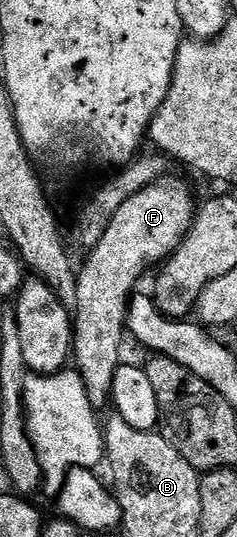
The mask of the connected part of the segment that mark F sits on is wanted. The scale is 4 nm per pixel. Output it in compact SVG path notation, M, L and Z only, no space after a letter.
M159 179L151 186L139 190L139 194L131 194L131 198L127 198L127 202L123 202L123 206L115 210L103 238L99 238L94 248L88 249L86 256L89 257L86 258L82 268L80 265L77 272L78 302L71 316L73 323L71 360L76 371L81 373L87 398L91 398L91 406L98 410L104 409L104 404L110 403L113 395L113 379L117 373L117 365L123 360L121 339L126 339L127 336L127 305L134 293L138 291L137 283L140 282L141 275L152 264L160 265L168 260L185 239L189 227L193 224L195 203L193 204L192 190L177 180L169 179Z

